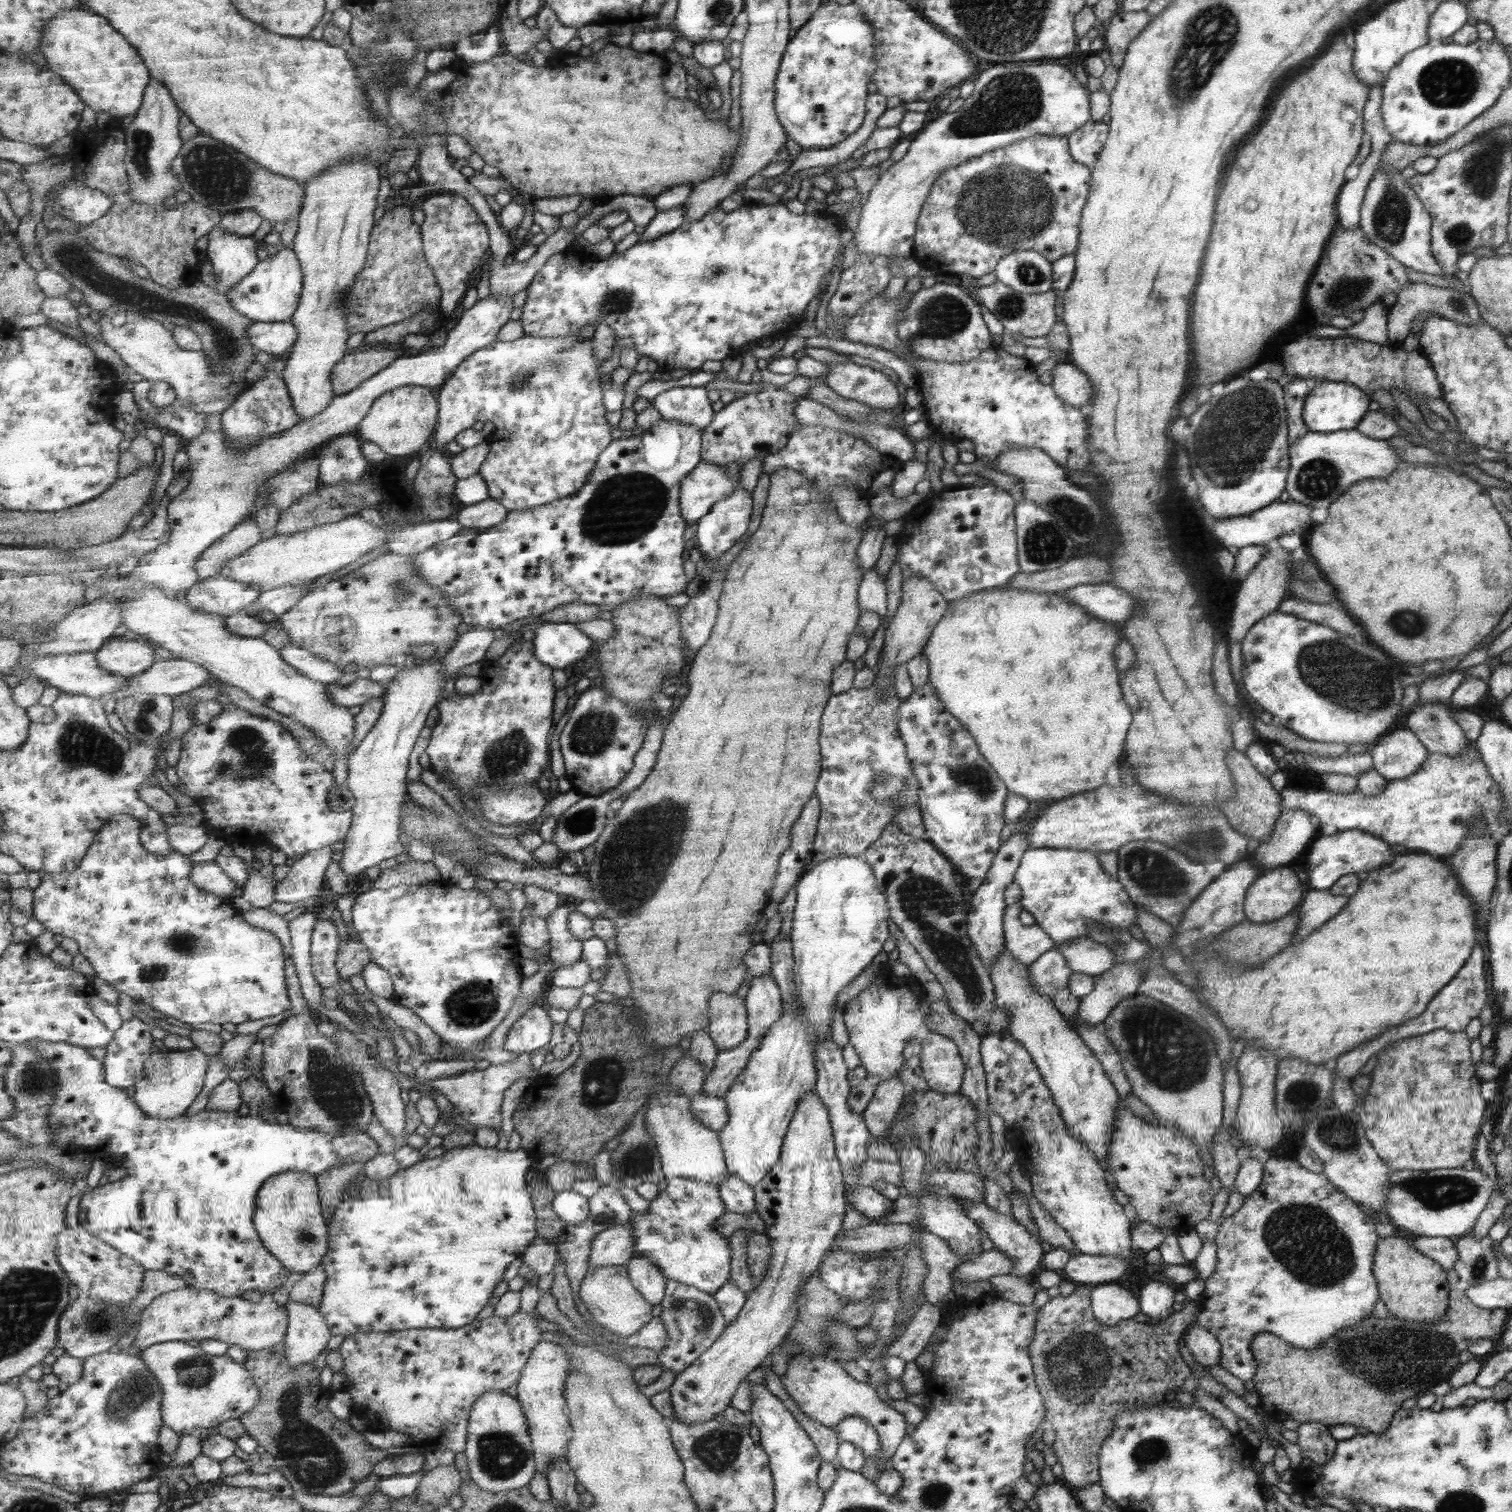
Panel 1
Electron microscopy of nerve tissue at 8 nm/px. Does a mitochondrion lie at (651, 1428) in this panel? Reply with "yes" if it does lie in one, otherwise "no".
no

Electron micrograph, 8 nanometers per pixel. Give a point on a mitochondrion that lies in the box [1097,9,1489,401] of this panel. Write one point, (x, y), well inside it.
(1448, 82)

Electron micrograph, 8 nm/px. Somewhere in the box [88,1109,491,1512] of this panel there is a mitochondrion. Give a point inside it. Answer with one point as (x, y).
(314, 1459)

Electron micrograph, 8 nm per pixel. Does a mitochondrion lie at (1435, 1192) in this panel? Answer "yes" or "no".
yes

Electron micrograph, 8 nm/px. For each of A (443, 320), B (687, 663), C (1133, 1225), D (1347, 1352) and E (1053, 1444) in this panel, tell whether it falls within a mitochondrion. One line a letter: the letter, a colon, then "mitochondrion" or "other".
A: other
B: other
C: other
D: other
E: other

